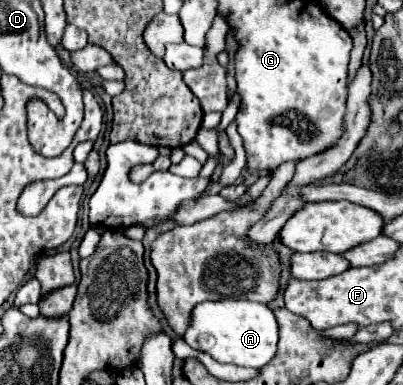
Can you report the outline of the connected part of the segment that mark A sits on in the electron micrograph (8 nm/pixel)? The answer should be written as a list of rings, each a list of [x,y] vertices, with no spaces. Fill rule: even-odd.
[[[242,299],[204,301],[194,307],[190,325],[184,333],[184,341],[202,353],[208,353],[218,363],[232,363],[240,367],[260,369],[276,355],[278,325],[276,317],[264,303],[252,303]]]

